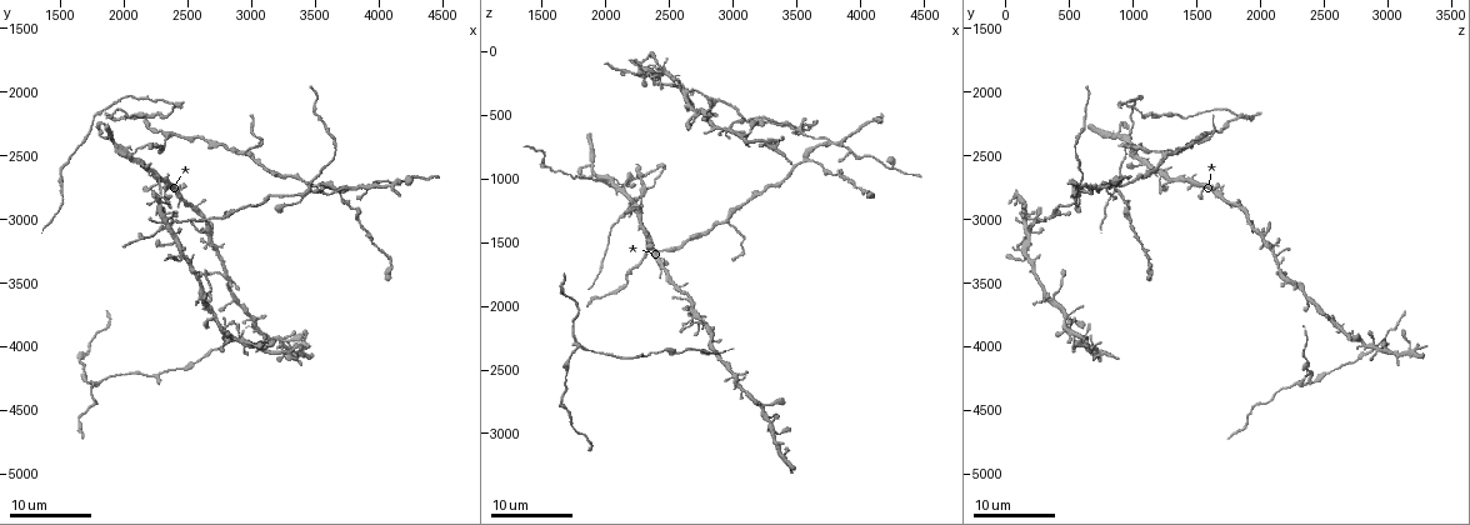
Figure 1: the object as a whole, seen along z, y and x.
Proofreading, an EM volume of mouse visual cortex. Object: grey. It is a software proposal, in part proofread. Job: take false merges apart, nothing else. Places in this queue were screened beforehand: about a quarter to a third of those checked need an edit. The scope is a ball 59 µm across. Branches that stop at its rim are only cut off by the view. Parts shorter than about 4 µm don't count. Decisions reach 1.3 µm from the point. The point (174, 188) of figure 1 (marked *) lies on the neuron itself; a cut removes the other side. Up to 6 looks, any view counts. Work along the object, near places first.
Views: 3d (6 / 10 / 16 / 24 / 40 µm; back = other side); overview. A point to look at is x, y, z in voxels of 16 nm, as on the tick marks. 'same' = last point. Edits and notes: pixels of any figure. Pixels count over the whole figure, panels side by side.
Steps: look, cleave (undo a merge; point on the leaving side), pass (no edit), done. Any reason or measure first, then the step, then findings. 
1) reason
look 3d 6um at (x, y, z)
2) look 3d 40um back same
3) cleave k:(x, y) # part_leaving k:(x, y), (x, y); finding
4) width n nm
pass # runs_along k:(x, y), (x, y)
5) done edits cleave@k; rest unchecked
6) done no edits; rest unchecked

look 3d 24um at (2080, 2480, 1020)

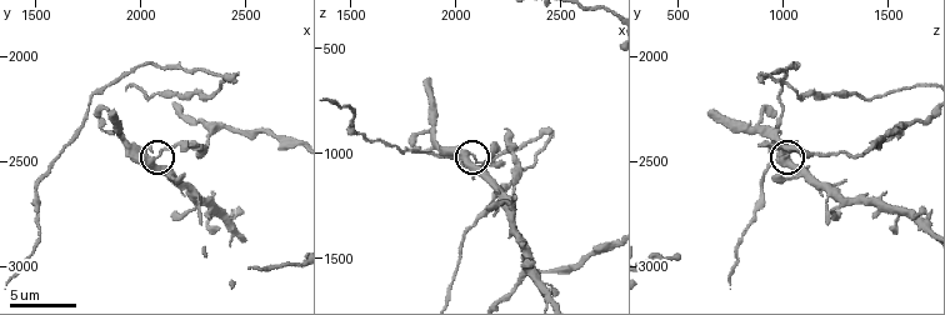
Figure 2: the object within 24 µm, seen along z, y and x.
look 3d 10um at (2060, 2490, 1000)

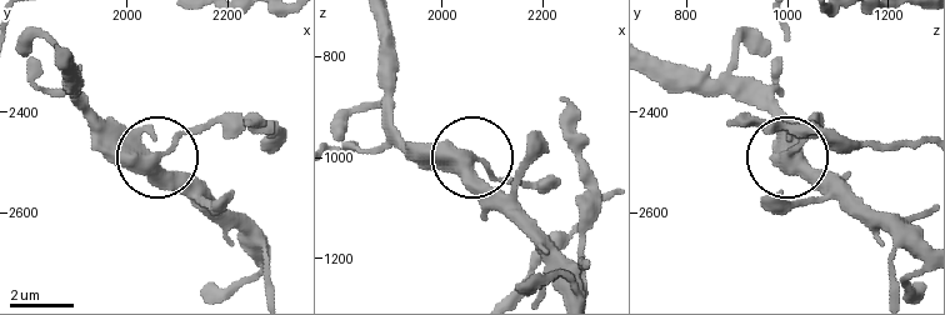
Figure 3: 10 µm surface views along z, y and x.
look 3d 10um back at (2060, 2485, 1005)

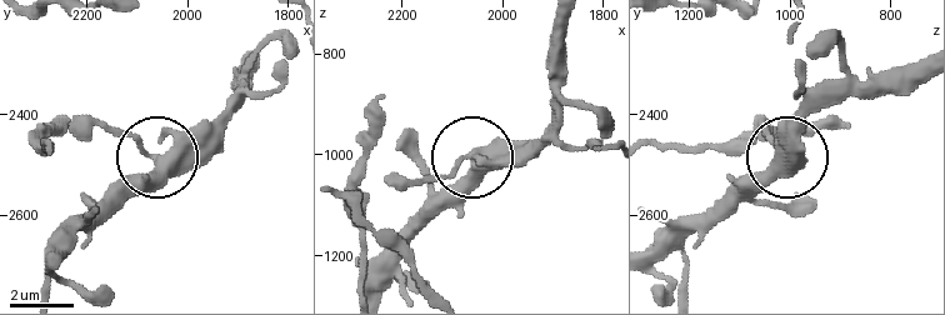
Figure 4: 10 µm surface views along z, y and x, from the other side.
side_arm 43 um; arms 3
pass # one neuron here

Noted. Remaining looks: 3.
look 3d 24um at (2420, 3020, 240)

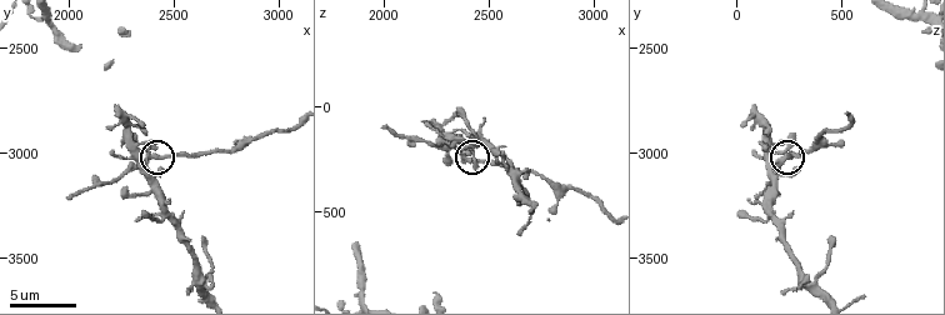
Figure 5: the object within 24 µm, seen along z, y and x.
look 3d 10um at (2400, 3020, 250)

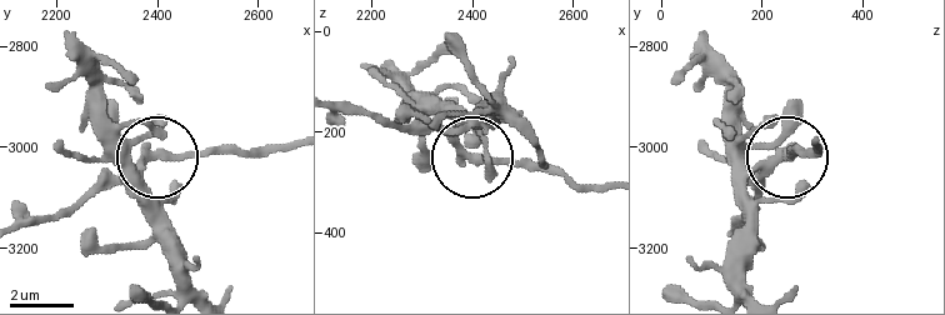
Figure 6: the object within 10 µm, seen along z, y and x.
width 280 nm
pass # runs_along 6:(289, 141), (151, 160), (144, 169), (144, 204); all the same neuron

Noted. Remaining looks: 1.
done no edits; rest unchecked

